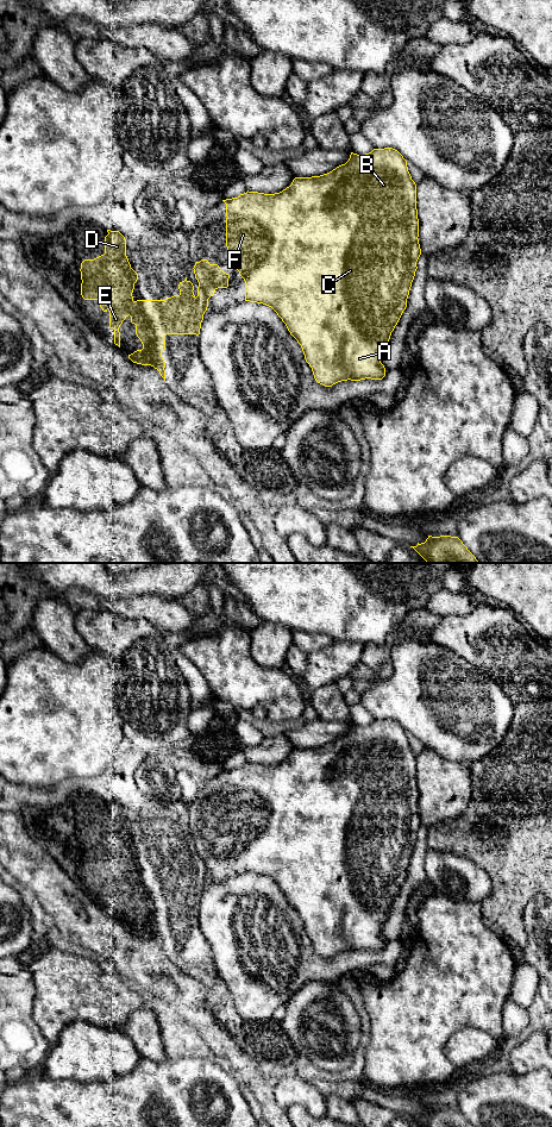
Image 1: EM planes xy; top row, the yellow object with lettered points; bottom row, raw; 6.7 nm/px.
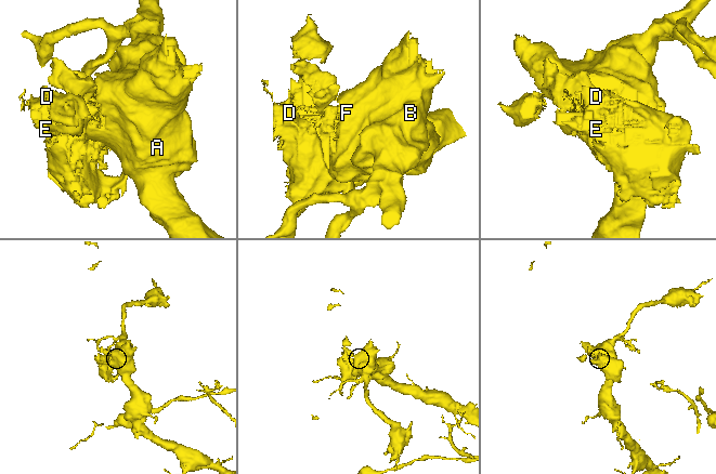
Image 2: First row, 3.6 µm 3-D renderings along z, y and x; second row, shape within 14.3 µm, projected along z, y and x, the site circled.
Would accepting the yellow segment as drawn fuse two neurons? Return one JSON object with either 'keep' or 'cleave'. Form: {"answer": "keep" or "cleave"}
{"answer": "cleave"}

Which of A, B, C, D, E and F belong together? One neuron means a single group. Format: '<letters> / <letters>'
A B C / D E F

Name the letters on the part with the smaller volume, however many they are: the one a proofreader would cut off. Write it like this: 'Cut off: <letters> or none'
Cut off: D, E, F

